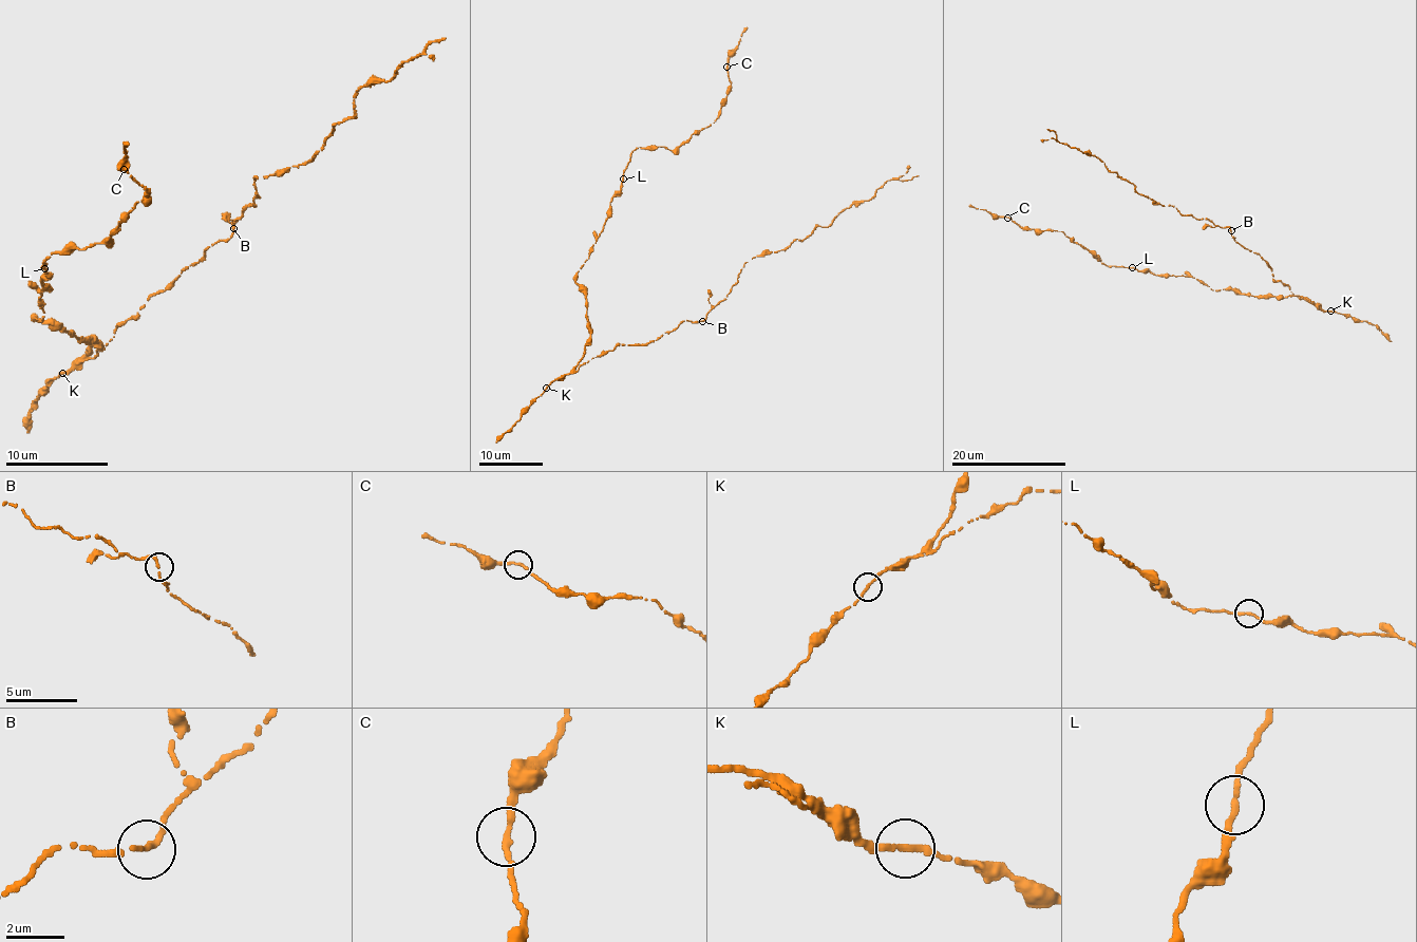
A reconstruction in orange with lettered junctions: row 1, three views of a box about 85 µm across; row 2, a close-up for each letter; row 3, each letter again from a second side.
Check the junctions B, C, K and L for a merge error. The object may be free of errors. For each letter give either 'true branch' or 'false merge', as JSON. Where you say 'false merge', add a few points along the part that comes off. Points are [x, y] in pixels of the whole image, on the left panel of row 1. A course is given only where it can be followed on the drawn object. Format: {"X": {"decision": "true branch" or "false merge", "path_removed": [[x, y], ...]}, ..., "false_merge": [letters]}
{"B": {"decision": "true branch"}, "C": {"decision": "true branch"}, "K": {"decision": "true branch"}, "L": {"decision": "true branch"}, "false_merge": []}

